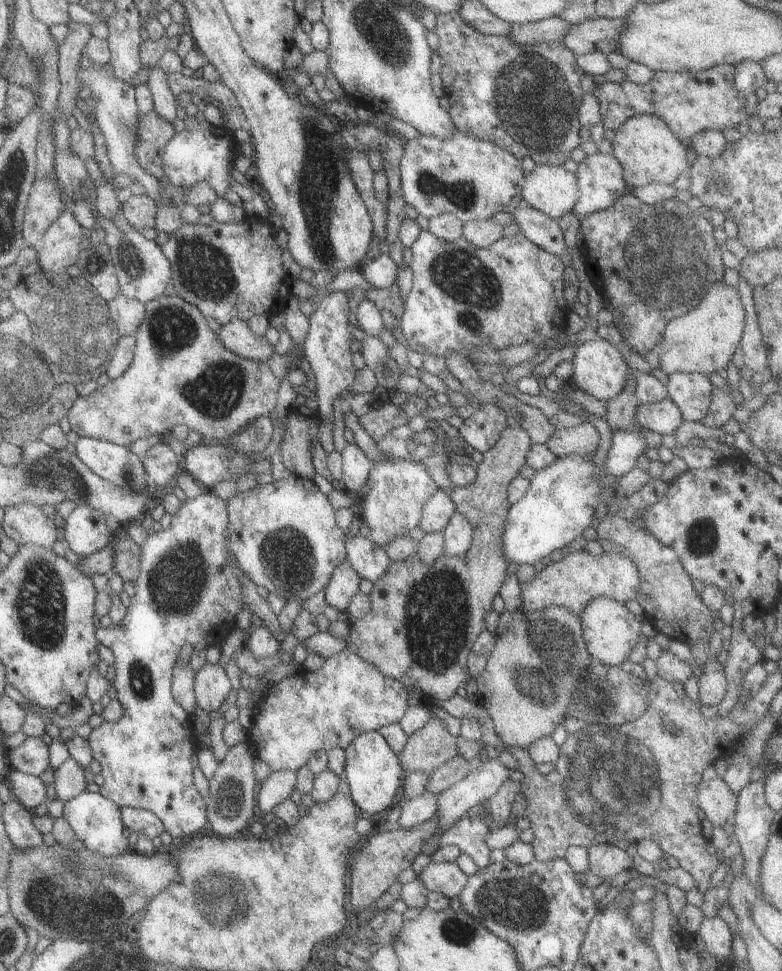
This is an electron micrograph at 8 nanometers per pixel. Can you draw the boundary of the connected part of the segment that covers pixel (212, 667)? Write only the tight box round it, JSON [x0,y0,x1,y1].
[194,662,229,713]

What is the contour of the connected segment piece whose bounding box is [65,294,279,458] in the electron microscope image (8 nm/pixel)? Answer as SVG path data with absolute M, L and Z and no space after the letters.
M161 294L157 298L144 303L143 318L133 336L135 337L134 351L131 364L129 364L127 370L125 370L121 376L107 382L104 386L99 388L95 387L93 392L78 396L71 405L71 408L68 408L65 417L68 420L70 430L73 430L77 436L107 441L124 447L129 447L131 442L143 437L157 436L160 437L162 443L167 444L171 448L171 451L173 451L176 457L180 458L185 454L185 450L189 448L189 444L185 444L185 438L187 438L189 432L195 432L195 434L199 433L199 443L202 440L223 442L233 438L235 433L239 432L254 418L267 415L274 410L279 381L271 374L270 368L267 368L267 363L264 361L244 359L243 357L233 354L230 350L227 350L219 342L216 333L207 327L205 317L193 305L185 302L177 294Z

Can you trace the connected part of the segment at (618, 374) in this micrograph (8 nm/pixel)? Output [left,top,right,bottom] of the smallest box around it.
[569,336,629,401]

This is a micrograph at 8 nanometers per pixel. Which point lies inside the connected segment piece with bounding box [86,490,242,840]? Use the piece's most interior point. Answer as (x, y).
(186, 592)

